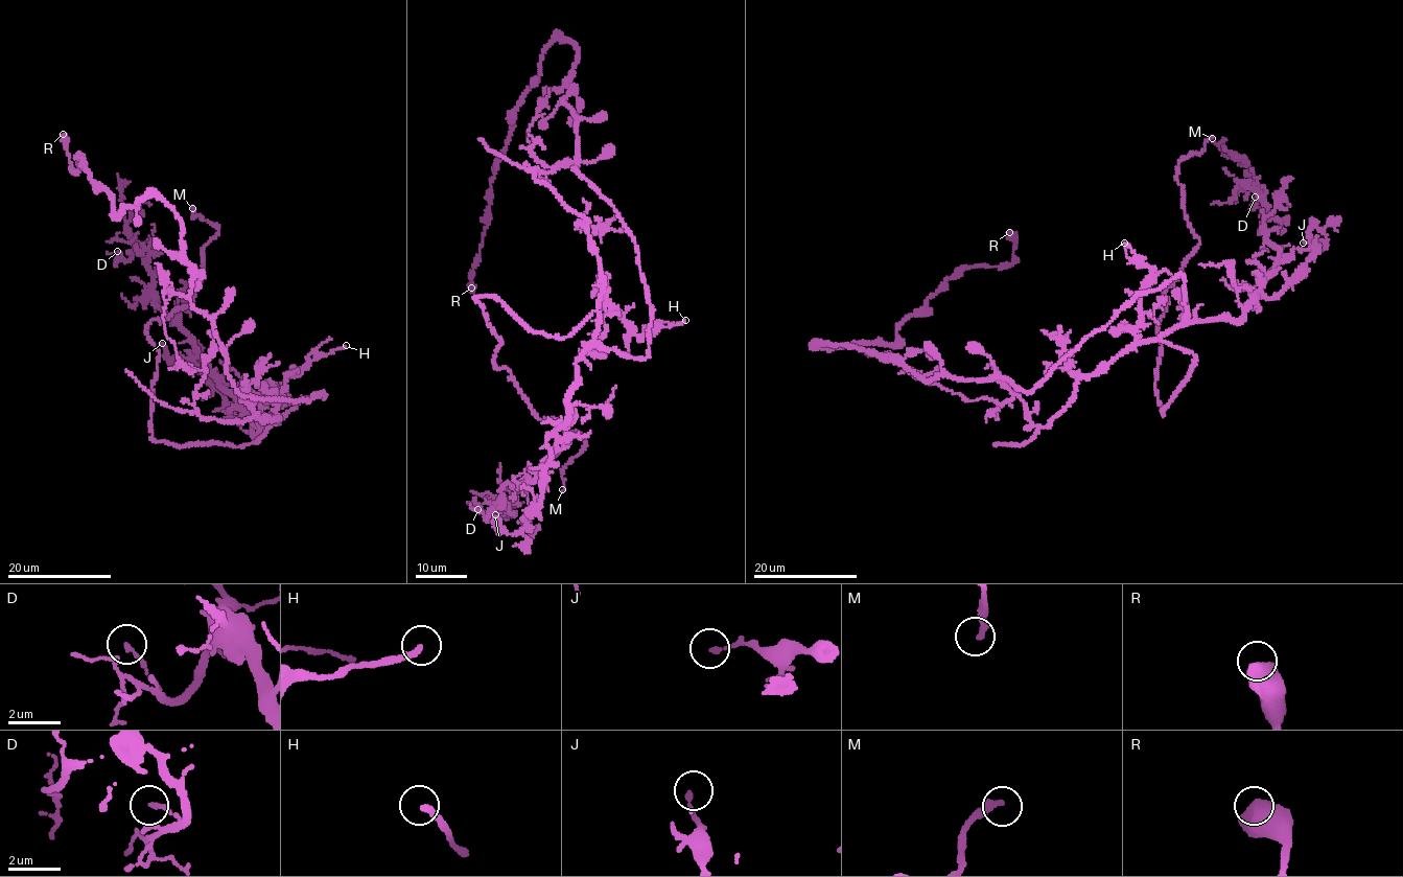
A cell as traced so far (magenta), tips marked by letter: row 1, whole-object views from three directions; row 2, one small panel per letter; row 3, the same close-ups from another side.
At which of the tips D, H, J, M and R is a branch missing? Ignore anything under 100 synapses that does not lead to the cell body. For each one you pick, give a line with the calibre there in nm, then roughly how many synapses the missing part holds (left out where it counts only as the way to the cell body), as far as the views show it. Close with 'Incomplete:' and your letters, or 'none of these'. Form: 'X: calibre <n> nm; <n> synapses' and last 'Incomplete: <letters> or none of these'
M: calibre 280 nm
Incomplete: M

